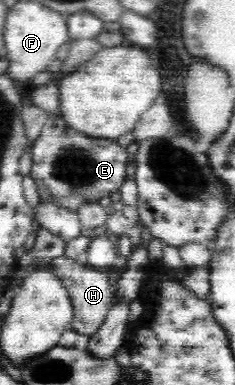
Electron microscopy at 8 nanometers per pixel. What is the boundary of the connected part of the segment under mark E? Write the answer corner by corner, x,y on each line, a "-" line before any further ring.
51,113
39,138
30,144
33,164
30,176
35,181
41,202
48,202
76,211
85,203
94,203
103,196
109,196
112,192
119,190
121,184
125,182
127,174
128,154
124,147
121,147
113,140
105,138
93,138
82,132
77,132
66,125
58,113

